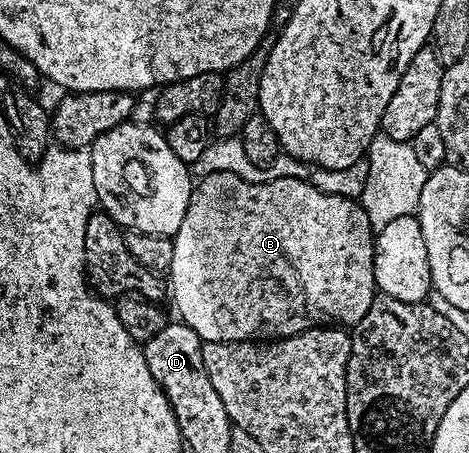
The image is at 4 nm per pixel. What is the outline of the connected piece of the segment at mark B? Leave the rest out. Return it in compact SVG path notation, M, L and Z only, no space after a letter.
M232 173L201 176L191 190L188 213L184 213L180 229L172 236L174 252L172 269L168 273L168 295L171 300L174 298L174 307L178 310L177 318L200 335L203 343L248 343L259 337L299 335L312 330L313 327L356 324L370 308L370 299L368 294L366 295L368 267L367 264L366 267L362 264L362 229L364 230L364 216L360 202L321 192L305 178L302 180L274 177L268 183L250 183Z

